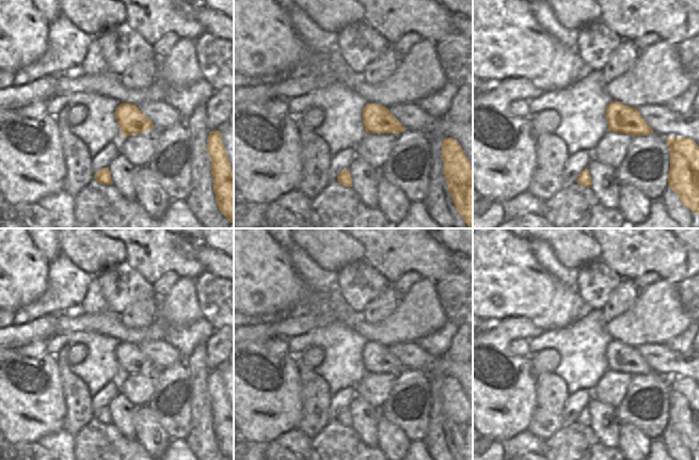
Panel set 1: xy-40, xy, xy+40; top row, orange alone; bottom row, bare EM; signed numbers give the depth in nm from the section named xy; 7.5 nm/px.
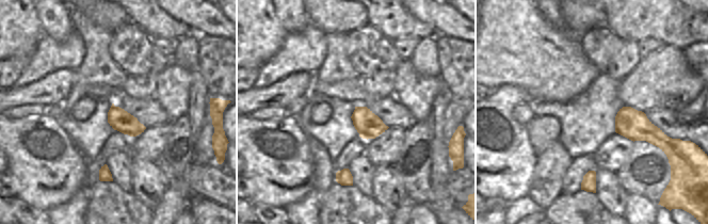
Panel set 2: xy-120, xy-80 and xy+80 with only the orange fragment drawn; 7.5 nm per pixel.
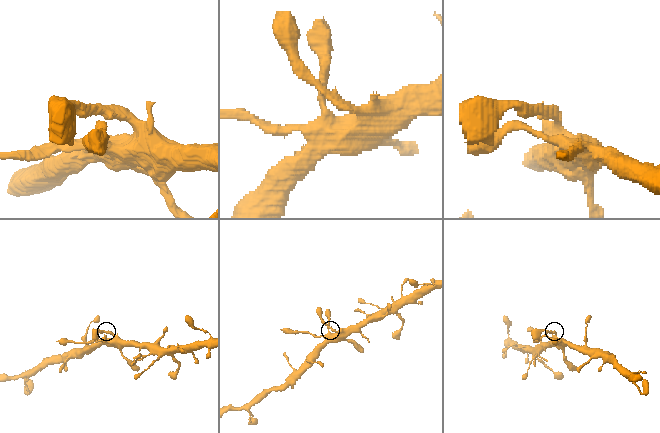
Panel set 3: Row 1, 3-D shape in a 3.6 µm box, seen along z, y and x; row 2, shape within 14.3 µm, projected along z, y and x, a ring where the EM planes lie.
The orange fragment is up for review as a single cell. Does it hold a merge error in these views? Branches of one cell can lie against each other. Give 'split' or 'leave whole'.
leave whole

